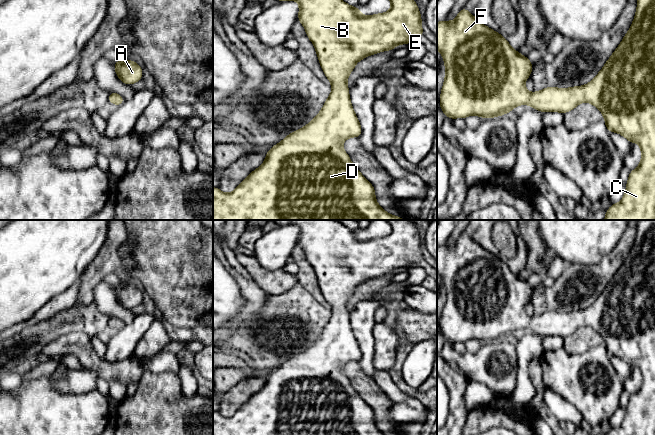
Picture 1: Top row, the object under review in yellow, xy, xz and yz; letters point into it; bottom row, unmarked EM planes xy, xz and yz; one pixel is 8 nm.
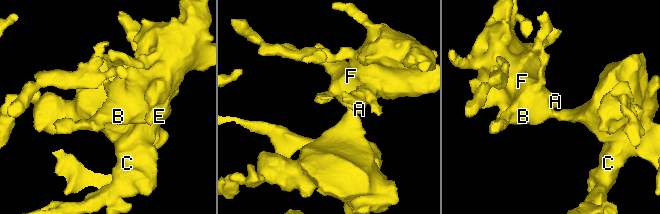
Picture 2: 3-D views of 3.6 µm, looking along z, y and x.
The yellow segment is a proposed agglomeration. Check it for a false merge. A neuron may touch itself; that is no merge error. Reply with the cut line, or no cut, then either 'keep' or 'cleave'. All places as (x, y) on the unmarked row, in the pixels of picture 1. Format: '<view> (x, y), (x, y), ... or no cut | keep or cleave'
no cut | keep

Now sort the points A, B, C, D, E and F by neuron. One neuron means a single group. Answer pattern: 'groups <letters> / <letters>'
groups A B C D E F

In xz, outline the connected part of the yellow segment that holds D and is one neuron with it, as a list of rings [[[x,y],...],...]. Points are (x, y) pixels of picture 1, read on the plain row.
[[[272,220],[281,225],[295,224],[299,228],[298,246],[305,251],[306,260],[313,267],[316,274],[320,290],[323,297],[330,305],[333,311],[329,321],[326,323],[320,336],[304,351],[287,359],[283,364],[272,370],[265,377],[266,383],[261,390],[253,394],[231,417],[223,417],[219,412],[213,411],[213,435],[385,435],[376,425],[374,410],[361,398],[361,396],[351,386],[350,380],[343,373],[343,366],[351,361],[359,362],[362,358],[360,346],[352,331],[349,313],[348,300],[354,294],[357,286],[362,283],[383,275],[395,273],[399,268],[408,269],[414,263],[424,260],[422,253],[422,242],[419,231],[411,220],[386,220],[391,225],[391,232],[385,237],[365,240],[361,237],[359,231],[353,231],[336,220]]]

